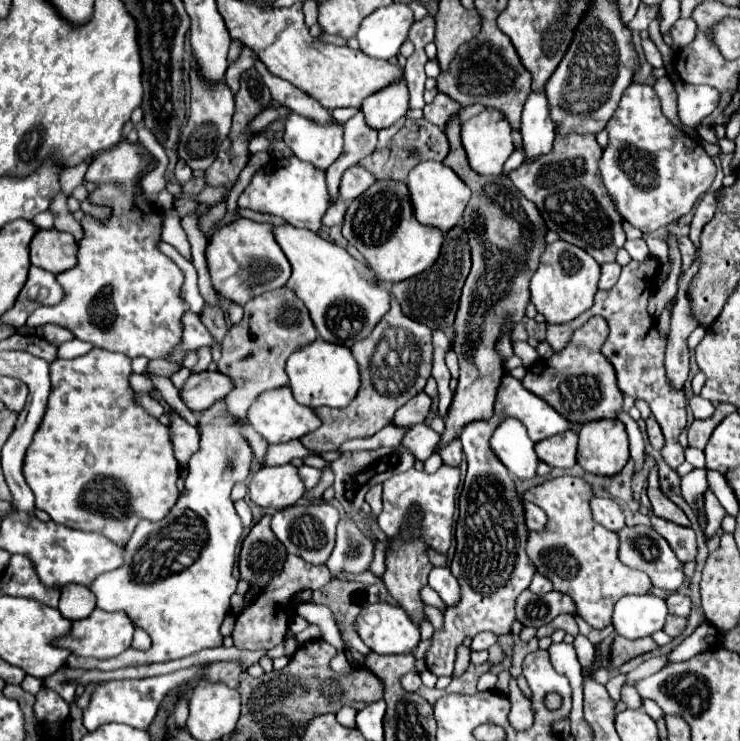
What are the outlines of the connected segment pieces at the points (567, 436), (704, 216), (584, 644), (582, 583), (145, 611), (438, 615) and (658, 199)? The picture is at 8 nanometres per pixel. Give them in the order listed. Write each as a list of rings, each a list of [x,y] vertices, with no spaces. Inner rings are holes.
[[[566,430],[552,438],[538,442],[534,448],[536,448],[540,462],[554,466],[554,468],[572,468],[576,464],[578,434],[572,430]]]
[[[708,192],[700,202],[698,202],[698,208],[694,212],[694,218],[692,218],[692,228],[690,228],[690,240],[694,242],[696,250],[700,248],[700,232],[704,228],[704,224],[714,216],[714,210],[716,210],[716,198],[714,198],[714,192]]]
[[[576,636],[574,638],[574,642],[572,642],[572,646],[574,646],[574,650],[576,650],[576,654],[578,654],[578,662],[580,662],[580,666],[584,668],[584,670],[590,670],[592,666],[594,666],[594,658],[596,658],[596,650],[594,650],[594,646],[590,644],[590,640],[586,638],[586,636]]]
[[[560,476],[554,480],[548,480],[536,488],[530,488],[528,492],[524,492],[524,500],[538,504],[546,516],[548,516],[548,526],[546,532],[530,532],[530,540],[528,540],[528,556],[534,562],[536,570],[546,576],[548,580],[552,580],[554,590],[568,594],[574,604],[576,604],[576,616],[580,616],[582,620],[586,620],[590,626],[594,628],[604,628],[610,624],[612,620],[612,608],[614,604],[626,596],[626,594],[646,594],[652,588],[650,578],[644,572],[626,568],[620,560],[618,560],[618,536],[602,526],[598,526],[592,516],[590,516],[590,502],[592,498],[592,488],[582,480],[582,478],[572,478],[572,476]]]
[[[218,400],[214,406],[210,406],[208,410],[200,414],[198,418],[200,448],[190,458],[184,496],[178,498],[170,514],[162,518],[160,522],[138,524],[138,528],[134,530],[132,538],[126,544],[124,566],[114,572],[106,572],[104,576],[98,576],[98,580],[94,580],[92,592],[96,596],[96,606],[108,612],[124,610],[132,618],[134,624],[142,626],[150,634],[152,638],[150,650],[146,652],[132,650],[132,654],[120,654],[104,662],[70,656],[68,666],[118,670],[124,666],[168,662],[168,660],[190,656],[204,648],[222,646],[220,624],[230,608],[230,596],[236,592],[236,578],[232,573],[237,558],[238,540],[242,536],[242,522],[230,500],[230,490],[236,482],[242,482],[248,478],[250,464],[254,458],[250,442],[242,436],[242,426],[244,426],[242,420],[230,414],[226,400]]]
[[[424,606],[424,612],[426,612],[430,624],[434,626],[434,630],[442,630],[442,626],[444,626],[442,612],[436,612],[436,608],[430,608],[430,606]]]
[[[630,84],[624,90],[622,100],[606,128],[608,128],[610,140],[600,160],[602,182],[610,190],[610,196],[614,198],[622,218],[628,220],[632,226],[640,228],[644,234],[654,232],[678,220],[680,216],[688,214],[692,206],[700,200],[700,196],[706,194],[708,188],[712,186],[714,176],[716,176],[716,166],[712,158],[704,152],[698,140],[686,136],[684,132],[676,130],[668,122],[668,118],[660,110],[660,100],[654,88],[650,88],[648,84]]]

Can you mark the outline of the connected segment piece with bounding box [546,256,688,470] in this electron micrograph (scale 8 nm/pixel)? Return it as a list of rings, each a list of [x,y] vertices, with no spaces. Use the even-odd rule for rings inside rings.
[[[648,256],[644,262],[632,260],[628,266],[622,268],[618,282],[610,290],[596,294],[594,306],[590,310],[586,310],[584,314],[580,314],[578,318],[574,318],[572,322],[566,322],[566,324],[546,324],[546,342],[558,352],[570,340],[570,334],[588,320],[588,316],[594,316],[594,314],[604,316],[610,326],[610,334],[608,334],[606,344],[602,346],[602,352],[616,370],[618,388],[632,398],[640,398],[640,400],[648,402],[648,406],[650,406],[654,418],[658,420],[658,424],[664,432],[664,438],[666,438],[666,444],[662,448],[662,458],[672,470],[676,470],[684,462],[684,448],[678,444],[678,436],[688,424],[686,422],[686,398],[684,398],[684,392],[674,392],[666,384],[666,370],[664,370],[666,340],[662,340],[662,336],[658,336],[658,330],[654,328],[654,322],[650,320],[650,316],[646,312],[648,298],[652,292],[656,292],[658,274],[660,274],[660,262],[656,258]]]

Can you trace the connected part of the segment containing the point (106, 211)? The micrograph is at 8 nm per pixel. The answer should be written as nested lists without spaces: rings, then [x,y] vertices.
[[[88,200],[81,202],[80,209],[84,213],[92,215],[94,218],[101,218],[103,222],[106,222],[110,215],[110,209],[108,207],[93,205]]]

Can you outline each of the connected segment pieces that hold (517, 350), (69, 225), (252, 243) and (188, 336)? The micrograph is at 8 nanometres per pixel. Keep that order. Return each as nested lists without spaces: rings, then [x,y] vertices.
[[[514,342],[514,354],[522,360],[526,368],[530,368],[530,364],[534,364],[540,358],[536,348],[532,348],[528,342]]]
[[[62,192],[54,198],[54,204],[50,206],[50,210],[54,214],[54,224],[58,224],[58,230],[66,230],[66,232],[74,234],[76,238],[82,238],[82,234],[84,234],[82,224],[78,220],[74,220],[74,216],[72,216]]]
[[[248,218],[234,220],[232,224],[214,230],[214,236],[206,248],[206,264],[214,290],[242,306],[246,300],[260,296],[266,290],[284,286],[292,274],[290,262],[274,238],[274,226]]]
[[[186,312],[186,314],[182,314],[182,340],[164,360],[170,364],[184,366],[186,354],[196,352],[204,346],[208,346],[212,350],[216,360],[220,358],[220,344],[216,344],[210,338],[210,332],[206,332],[206,326],[200,322],[200,318],[194,312]]]

